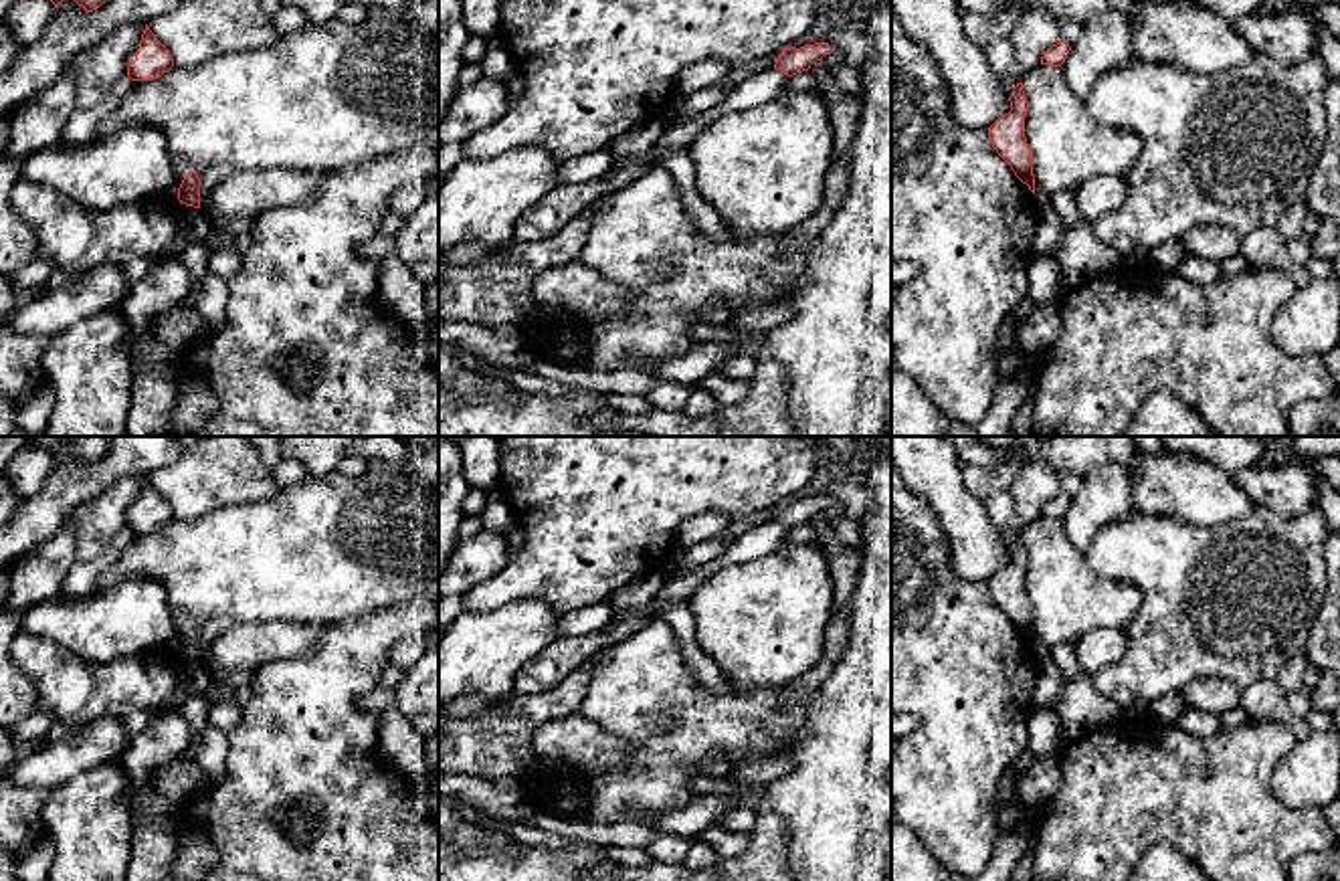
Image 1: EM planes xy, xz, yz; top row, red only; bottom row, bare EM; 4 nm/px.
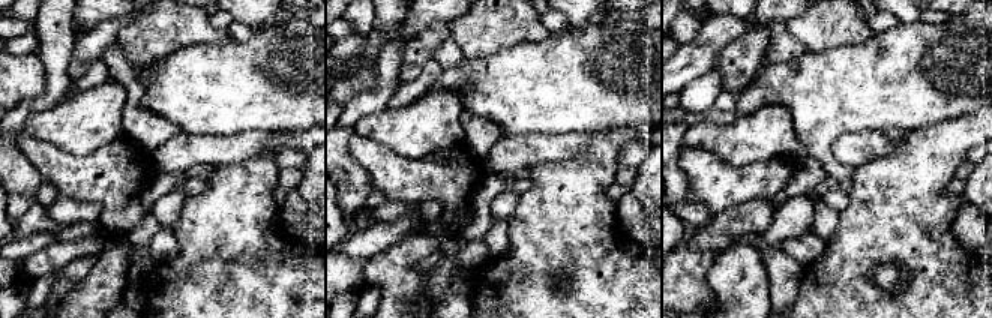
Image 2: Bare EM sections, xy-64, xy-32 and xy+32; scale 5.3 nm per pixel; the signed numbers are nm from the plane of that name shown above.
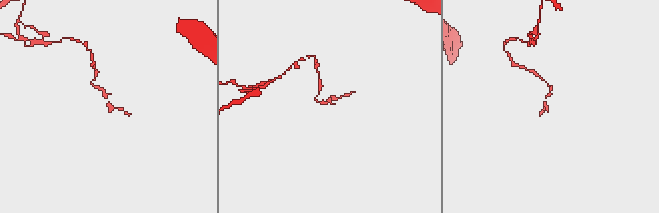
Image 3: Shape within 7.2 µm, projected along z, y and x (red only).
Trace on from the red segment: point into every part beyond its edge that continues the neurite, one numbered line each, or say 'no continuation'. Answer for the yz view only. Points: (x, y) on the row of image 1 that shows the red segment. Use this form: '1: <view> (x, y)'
no continuation

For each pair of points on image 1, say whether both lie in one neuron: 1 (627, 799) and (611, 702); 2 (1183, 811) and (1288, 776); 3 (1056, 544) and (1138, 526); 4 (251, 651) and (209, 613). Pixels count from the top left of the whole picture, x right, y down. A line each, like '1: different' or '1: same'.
1: same
2: different
3: different
4: different

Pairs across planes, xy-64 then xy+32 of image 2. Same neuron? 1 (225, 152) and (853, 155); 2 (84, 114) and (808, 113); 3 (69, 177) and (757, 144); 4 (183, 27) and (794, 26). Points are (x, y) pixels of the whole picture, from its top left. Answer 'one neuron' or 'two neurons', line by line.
1: one neuron
2: two neurons
3: two neurons
4: one neuron

